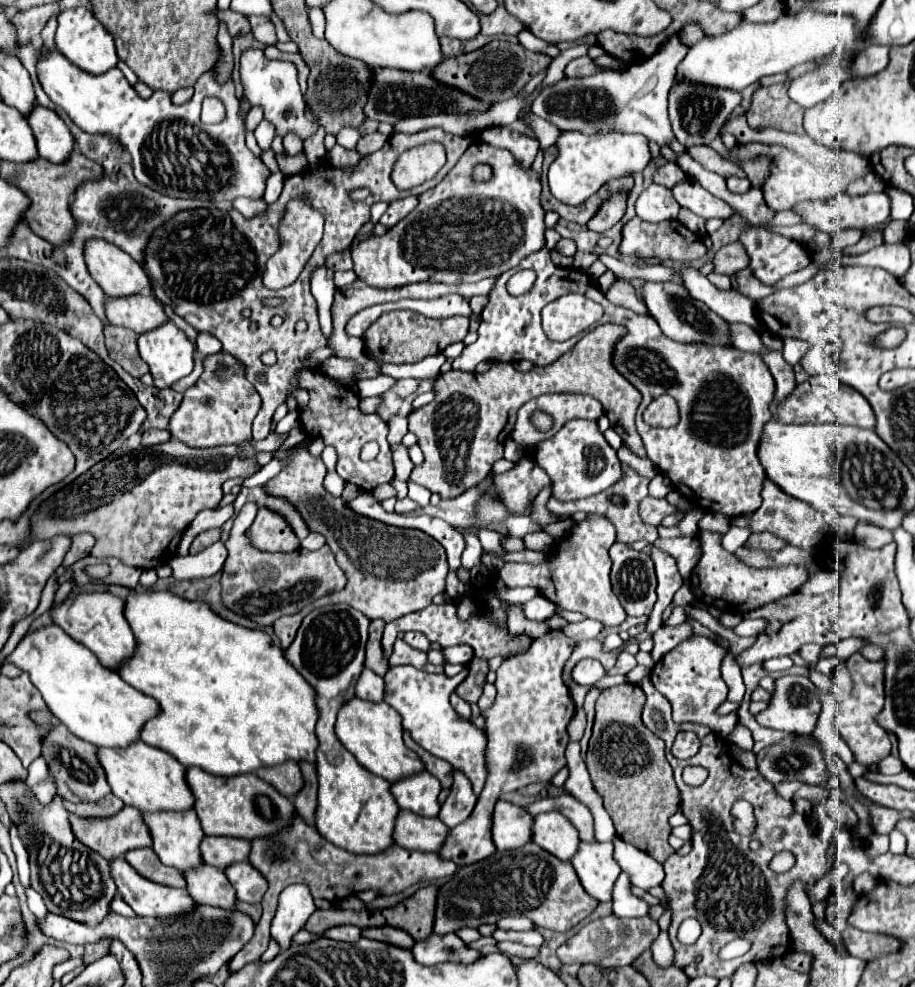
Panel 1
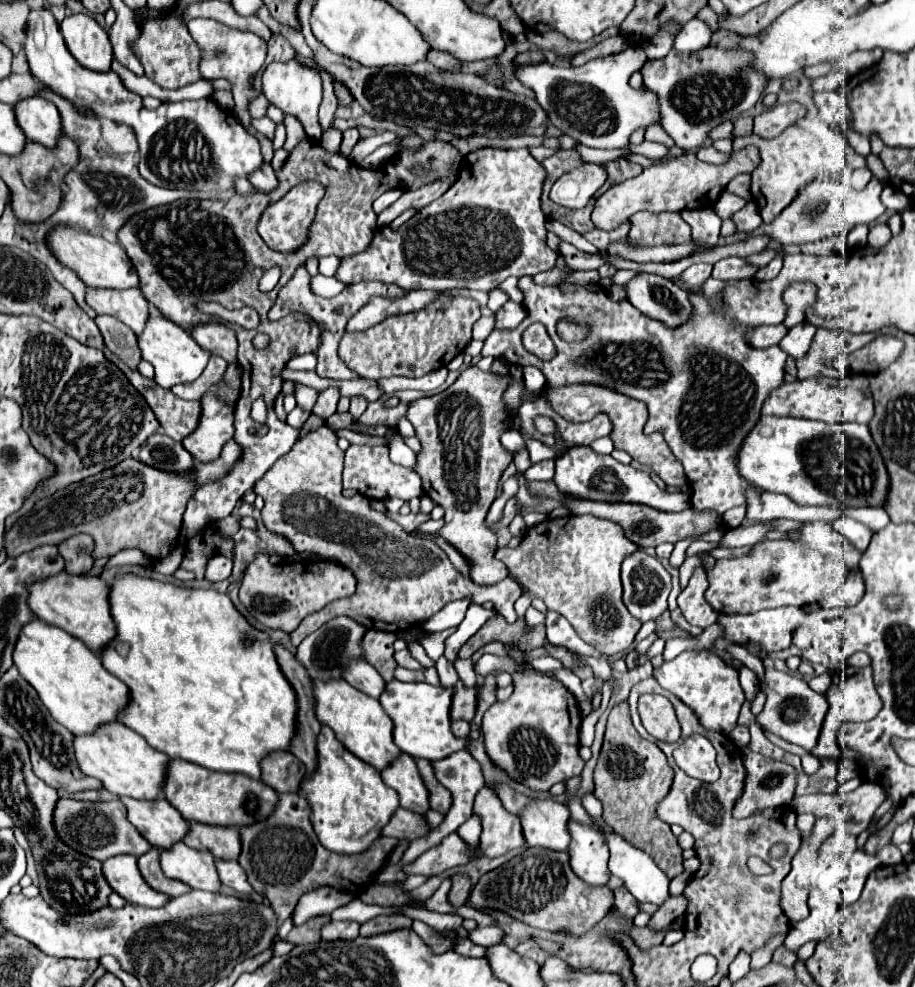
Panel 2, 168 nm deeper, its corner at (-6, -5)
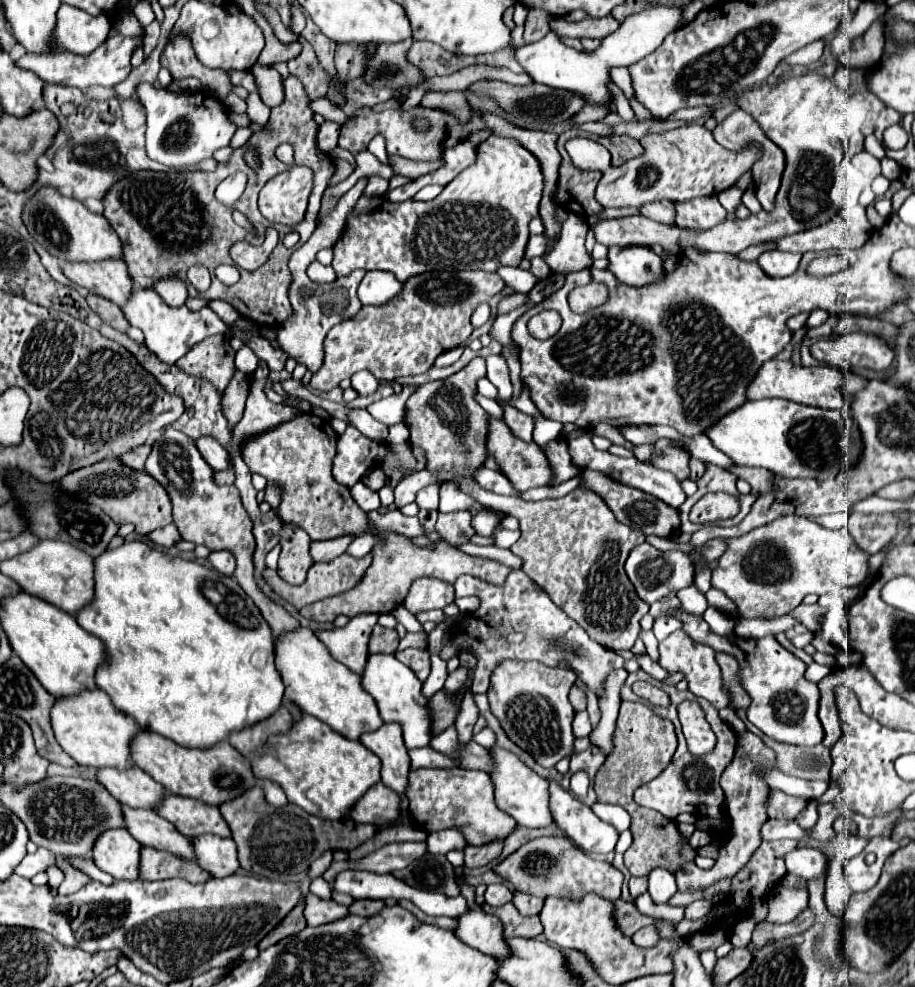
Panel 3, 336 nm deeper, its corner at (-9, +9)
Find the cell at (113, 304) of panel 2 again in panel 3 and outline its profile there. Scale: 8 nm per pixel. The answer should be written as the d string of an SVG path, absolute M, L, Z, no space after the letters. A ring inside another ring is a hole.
M106 258L100 262L64 262L62 272L70 282L108 298L118 306L126 302L132 290L126 264L120 258Z

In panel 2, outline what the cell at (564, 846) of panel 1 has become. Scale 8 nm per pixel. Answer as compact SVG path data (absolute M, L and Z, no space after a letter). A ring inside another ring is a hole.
M533 800L519 814L527 846L567 852L571 844L569 810L557 800Z

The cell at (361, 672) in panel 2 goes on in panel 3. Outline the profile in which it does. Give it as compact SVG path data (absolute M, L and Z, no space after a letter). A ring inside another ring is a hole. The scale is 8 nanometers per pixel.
M376 614L354 616L344 628L316 630L316 638L330 650L330 654L348 666L352 672L362 672L368 658L368 636L376 624Z

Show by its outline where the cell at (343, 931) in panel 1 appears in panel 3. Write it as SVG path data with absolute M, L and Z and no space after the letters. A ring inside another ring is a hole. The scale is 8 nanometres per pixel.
M314 894L304 896L304 918L308 926L322 926L334 922L338 918L344 918L346 912L348 912L346 906L340 906L332 900L322 900Z

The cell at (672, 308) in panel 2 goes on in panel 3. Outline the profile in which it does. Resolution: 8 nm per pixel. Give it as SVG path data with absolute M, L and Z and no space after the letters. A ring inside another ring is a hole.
M616 246L608 248L608 262L610 262L610 272L620 280L626 282L628 286L646 286L650 282L656 282L664 276L664 264L658 254L654 254L646 246L624 246L616 252Z

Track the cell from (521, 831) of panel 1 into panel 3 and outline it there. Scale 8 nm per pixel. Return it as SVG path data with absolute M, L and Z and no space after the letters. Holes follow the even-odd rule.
M422 768L408 774L406 796L410 800L410 818L424 832L440 832L448 828L458 828L466 844L482 846L486 842L506 838L516 822L508 814L502 814L494 806L494 786L490 786L490 776L482 770L462 770L462 768Z

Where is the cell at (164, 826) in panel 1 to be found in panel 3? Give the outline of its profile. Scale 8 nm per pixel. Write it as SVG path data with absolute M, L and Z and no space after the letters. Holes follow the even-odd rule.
M130 766L126 770L118 768L98 768L96 780L114 796L118 802L134 808L154 810L158 802L162 802L164 786L152 780L138 766Z

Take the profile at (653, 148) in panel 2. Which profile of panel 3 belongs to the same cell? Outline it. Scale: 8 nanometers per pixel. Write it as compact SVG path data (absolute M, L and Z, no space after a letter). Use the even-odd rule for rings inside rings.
M608 82L608 90L610 90L610 96L612 96L612 106L614 106L614 110L616 110L622 118L632 120L634 114L632 114L632 108L630 108L628 98L624 96L624 92L622 92L614 82Z

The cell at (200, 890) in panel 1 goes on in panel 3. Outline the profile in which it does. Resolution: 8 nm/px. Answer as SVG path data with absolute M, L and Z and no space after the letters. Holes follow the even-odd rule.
M122 804L122 818L130 836L136 838L140 844L154 846L158 850L170 850L172 854L194 862L194 852L190 850L192 838L178 834L174 826L170 826L170 822L166 822L164 818L158 818L154 810L136 810Z

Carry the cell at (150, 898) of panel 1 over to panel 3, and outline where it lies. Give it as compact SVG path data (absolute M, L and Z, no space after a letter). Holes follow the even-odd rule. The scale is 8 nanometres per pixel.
M106 830L102 832L92 850L94 864L112 874L116 880L138 880L138 858L140 858L140 844L126 834L126 830Z

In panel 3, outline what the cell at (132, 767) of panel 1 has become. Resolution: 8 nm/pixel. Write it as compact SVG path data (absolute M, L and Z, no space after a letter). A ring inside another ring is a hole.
M82 690L74 696L56 698L50 710L50 724L56 742L76 760L76 764L88 764L94 768L132 766L128 758L128 746L140 728L134 718L116 710L110 702L110 696L106 696L102 690Z

